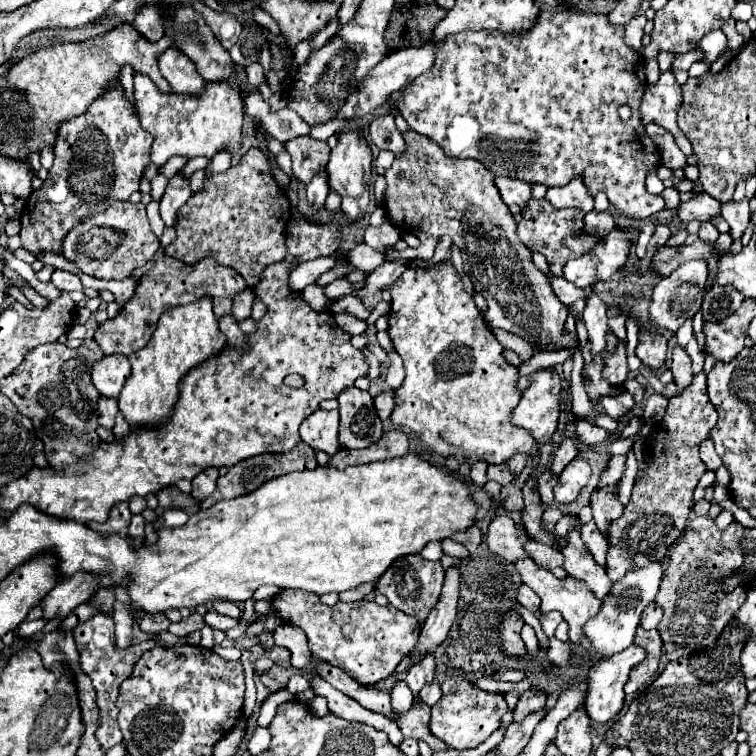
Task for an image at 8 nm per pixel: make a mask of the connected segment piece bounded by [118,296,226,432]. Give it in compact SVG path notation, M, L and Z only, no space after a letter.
M210 296L200 298L192 304L172 308L160 316L158 326L150 342L140 350L128 356L132 366L132 376L120 392L120 412L130 424L130 430L158 428L166 426L174 414L174 406L180 398L180 380L196 366L218 356L224 350L226 336L218 330L218 320L212 312Z

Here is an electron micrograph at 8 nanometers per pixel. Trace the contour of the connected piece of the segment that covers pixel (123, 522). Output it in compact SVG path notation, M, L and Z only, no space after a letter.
M118 502L112 506L110 514L108 514L108 520L104 524L100 524L100 532L108 534L108 532L120 532L122 536L128 532L128 526L130 526L130 508L128 508L128 502Z

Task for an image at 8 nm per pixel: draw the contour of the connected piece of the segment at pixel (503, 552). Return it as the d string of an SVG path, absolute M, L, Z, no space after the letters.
M496 516L486 534L488 550L508 562L514 562L518 558L526 558L526 550L522 544L528 540L528 534L524 530L516 530L514 520L510 516Z

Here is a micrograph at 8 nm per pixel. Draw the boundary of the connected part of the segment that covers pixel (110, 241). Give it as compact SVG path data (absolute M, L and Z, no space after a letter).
M120 202L100 216L92 216L92 220L84 220L80 228L68 232L68 236L64 238L62 254L72 260L84 274L102 280L124 280L132 276L136 268L144 266L158 248L160 242L148 226L146 206L142 202Z

